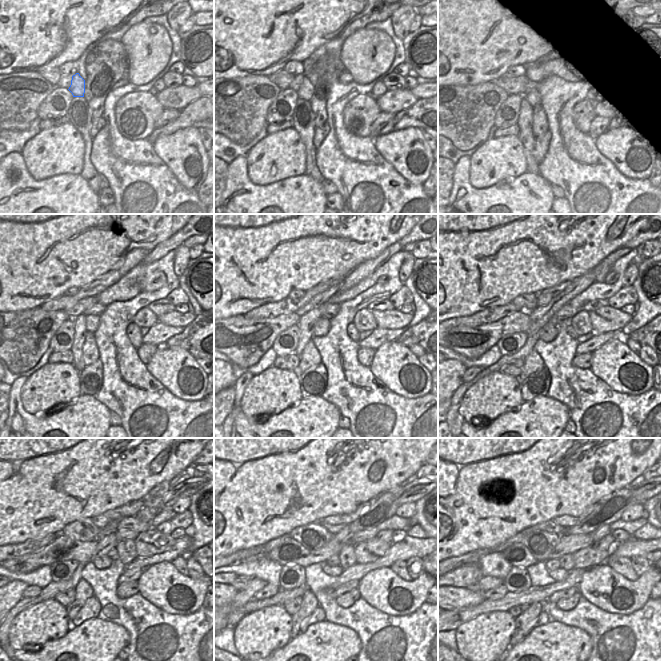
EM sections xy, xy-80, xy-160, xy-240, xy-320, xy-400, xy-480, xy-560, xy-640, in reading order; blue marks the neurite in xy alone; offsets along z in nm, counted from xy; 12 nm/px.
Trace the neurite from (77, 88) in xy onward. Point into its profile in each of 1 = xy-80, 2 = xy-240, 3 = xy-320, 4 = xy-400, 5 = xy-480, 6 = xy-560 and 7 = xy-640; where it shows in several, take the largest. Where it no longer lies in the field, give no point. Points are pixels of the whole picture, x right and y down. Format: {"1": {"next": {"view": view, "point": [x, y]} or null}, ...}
{"1": {"next": {"view": "xy-80", "point": [306, 89]}}, "2": {"next": {"view": "xy-240", "point": [92, 322]}}, "3": {"next": {"view": "xy-320", "point": [322, 326]}}, "4": {"next": {"view": "xy-400", "point": [549, 331]}}, "5": {"next": {"view": "xy-480", "point": [103, 562]}}, "6": {"next": {"view": "xy-560", "point": [335, 571]}}, "7": {"next": {"view": "xy-640", "point": [560, 574]}}}

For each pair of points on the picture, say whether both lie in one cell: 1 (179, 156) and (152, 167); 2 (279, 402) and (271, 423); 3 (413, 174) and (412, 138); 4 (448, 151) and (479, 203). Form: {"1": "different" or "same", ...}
{"1": "different", "2": "different", "3": "same", "4": "different"}

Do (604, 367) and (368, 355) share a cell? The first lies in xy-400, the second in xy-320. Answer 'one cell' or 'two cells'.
two cells

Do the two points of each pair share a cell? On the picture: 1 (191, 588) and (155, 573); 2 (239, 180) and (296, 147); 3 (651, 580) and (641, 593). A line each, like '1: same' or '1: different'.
1: same
2: different
3: same

